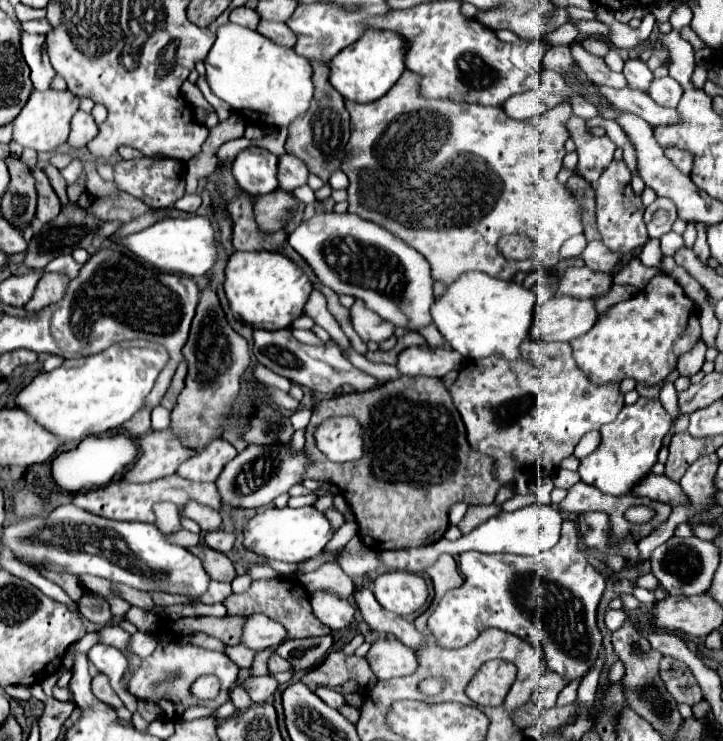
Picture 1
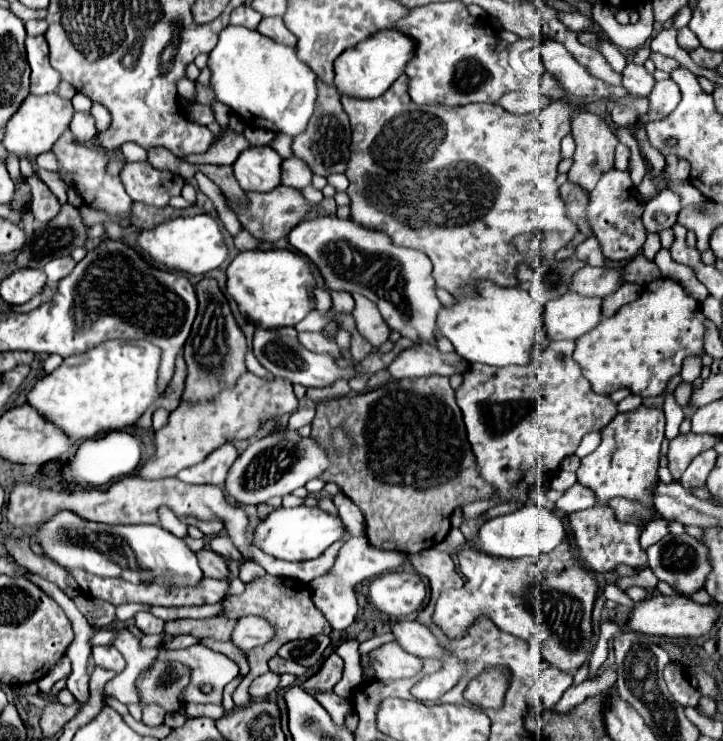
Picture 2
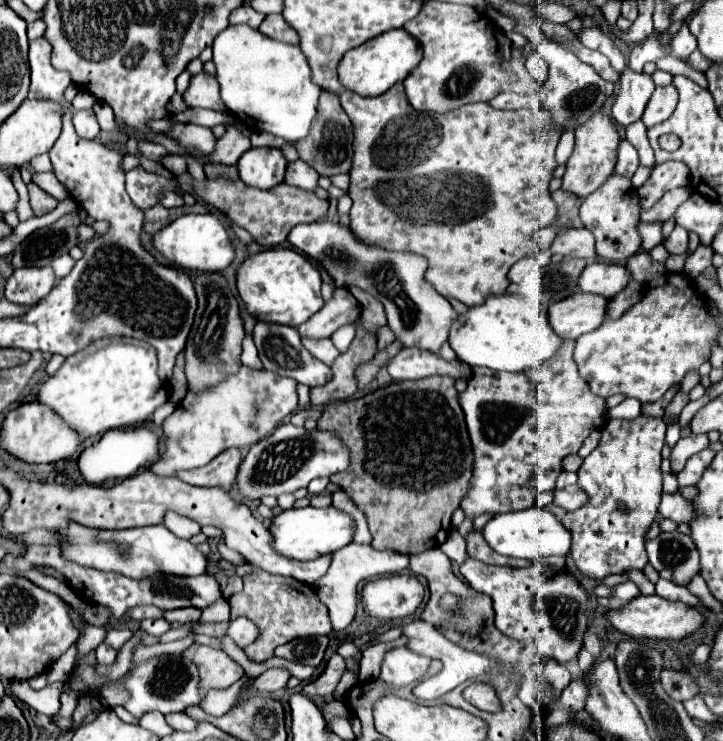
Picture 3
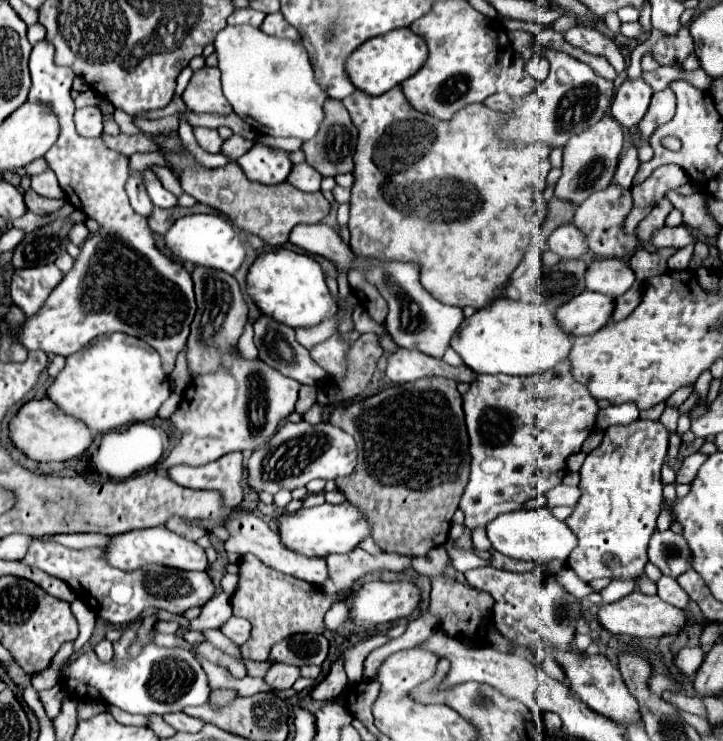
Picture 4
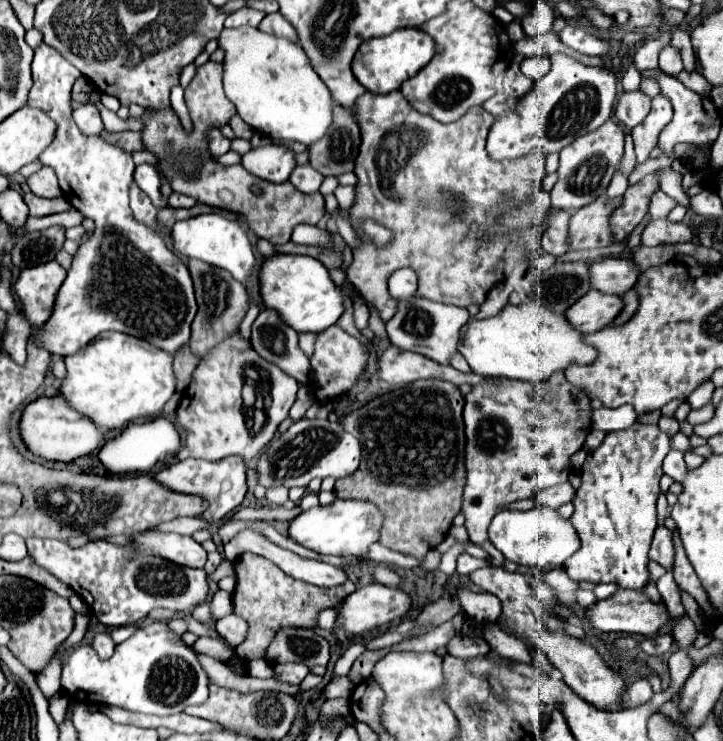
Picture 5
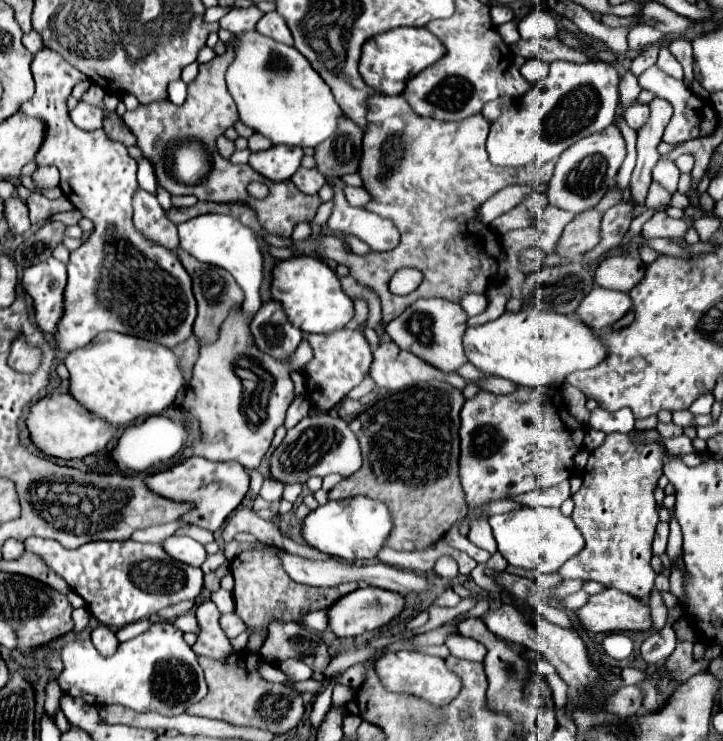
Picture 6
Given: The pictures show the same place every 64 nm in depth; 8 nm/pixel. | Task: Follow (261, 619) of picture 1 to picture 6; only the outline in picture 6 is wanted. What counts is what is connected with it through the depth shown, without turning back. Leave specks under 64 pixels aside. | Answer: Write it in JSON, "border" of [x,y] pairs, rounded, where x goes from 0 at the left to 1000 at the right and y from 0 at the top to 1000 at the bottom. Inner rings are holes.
{"border":[[[307,829],[304,831],[304,845],[315,861],[324,861],[340,850],[340,842],[326,831],[326,829]]]}

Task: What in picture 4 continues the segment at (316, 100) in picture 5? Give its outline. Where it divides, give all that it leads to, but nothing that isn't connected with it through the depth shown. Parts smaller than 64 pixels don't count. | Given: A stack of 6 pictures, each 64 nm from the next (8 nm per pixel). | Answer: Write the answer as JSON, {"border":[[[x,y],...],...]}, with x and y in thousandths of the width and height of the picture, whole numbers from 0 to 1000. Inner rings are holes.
{"border":[[[313,35],[299,54],[302,92],[307,97],[307,124],[324,151],[357,181],[407,184],[432,189],[448,165],[448,138],[454,127],[437,113],[426,73],[415,57],[365,46],[351,35]]]}

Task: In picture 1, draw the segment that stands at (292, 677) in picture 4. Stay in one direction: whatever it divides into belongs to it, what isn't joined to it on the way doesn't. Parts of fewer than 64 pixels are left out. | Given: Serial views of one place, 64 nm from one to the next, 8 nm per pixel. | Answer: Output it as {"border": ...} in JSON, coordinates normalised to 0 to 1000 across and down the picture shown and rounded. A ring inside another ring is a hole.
{"border":[[[373,910],[357,912],[357,915],[340,915],[340,918],[337,918],[337,928],[340,928],[340,934],[346,937],[349,947],[354,947],[354,950],[368,947],[368,945],[379,937],[382,926],[385,926],[385,920],[382,920],[382,915],[373,912]]]}

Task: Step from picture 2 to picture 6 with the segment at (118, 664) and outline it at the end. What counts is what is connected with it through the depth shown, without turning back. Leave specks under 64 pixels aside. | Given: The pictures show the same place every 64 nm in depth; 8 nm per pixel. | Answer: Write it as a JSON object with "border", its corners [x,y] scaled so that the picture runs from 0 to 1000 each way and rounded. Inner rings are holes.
{"border":[[[133,845],[127,850],[127,869],[133,872],[133,877],[141,883],[141,885],[155,885],[163,874],[163,861],[160,861],[160,850],[152,848],[152,845]]]}

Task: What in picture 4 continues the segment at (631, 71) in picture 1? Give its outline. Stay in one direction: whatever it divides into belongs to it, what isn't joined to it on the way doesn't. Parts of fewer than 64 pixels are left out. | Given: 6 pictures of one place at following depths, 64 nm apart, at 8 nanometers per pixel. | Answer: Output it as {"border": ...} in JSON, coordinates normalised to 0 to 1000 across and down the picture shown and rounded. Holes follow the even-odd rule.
{"border":[[[888,105],[863,108],[849,130],[844,154],[863,173],[874,173],[893,157],[899,132],[902,132],[902,119]]]}

